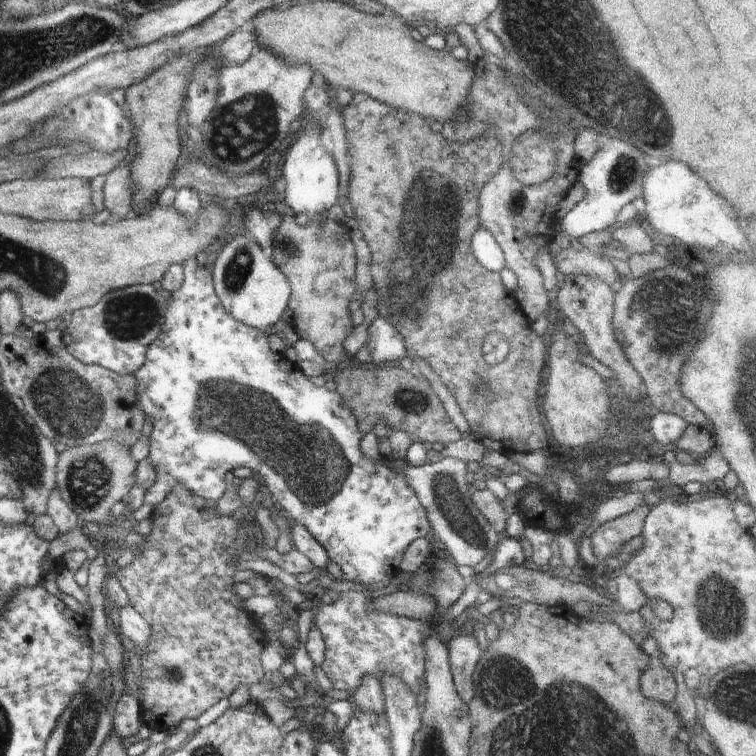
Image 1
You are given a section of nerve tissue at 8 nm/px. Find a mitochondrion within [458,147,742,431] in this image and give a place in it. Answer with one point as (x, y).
(654, 317)

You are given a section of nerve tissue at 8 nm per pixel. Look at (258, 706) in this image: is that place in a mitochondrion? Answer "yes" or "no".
no

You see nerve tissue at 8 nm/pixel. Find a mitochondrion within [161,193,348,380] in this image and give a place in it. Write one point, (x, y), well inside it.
(239, 266)

